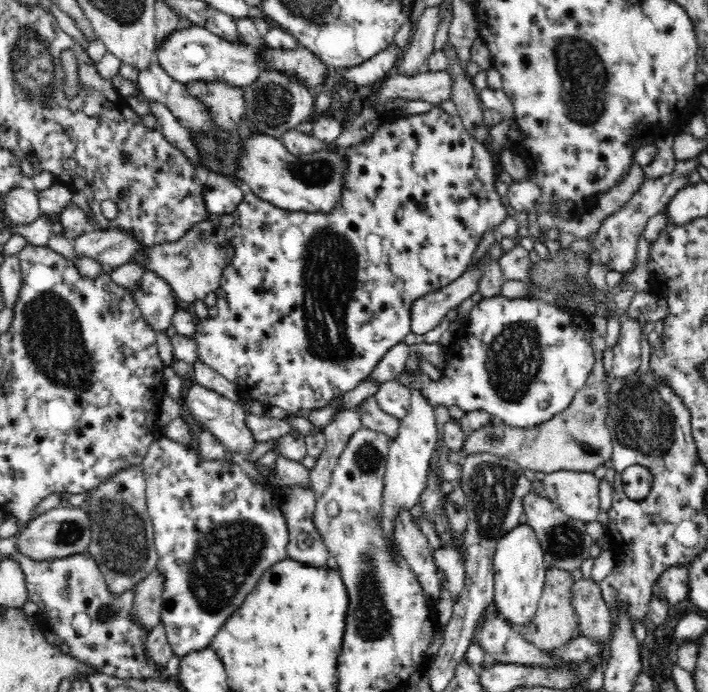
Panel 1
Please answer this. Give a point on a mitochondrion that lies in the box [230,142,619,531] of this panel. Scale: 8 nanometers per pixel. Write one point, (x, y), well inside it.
(514, 358)

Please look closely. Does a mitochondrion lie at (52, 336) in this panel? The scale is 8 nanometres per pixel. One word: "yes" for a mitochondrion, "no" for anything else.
yes

